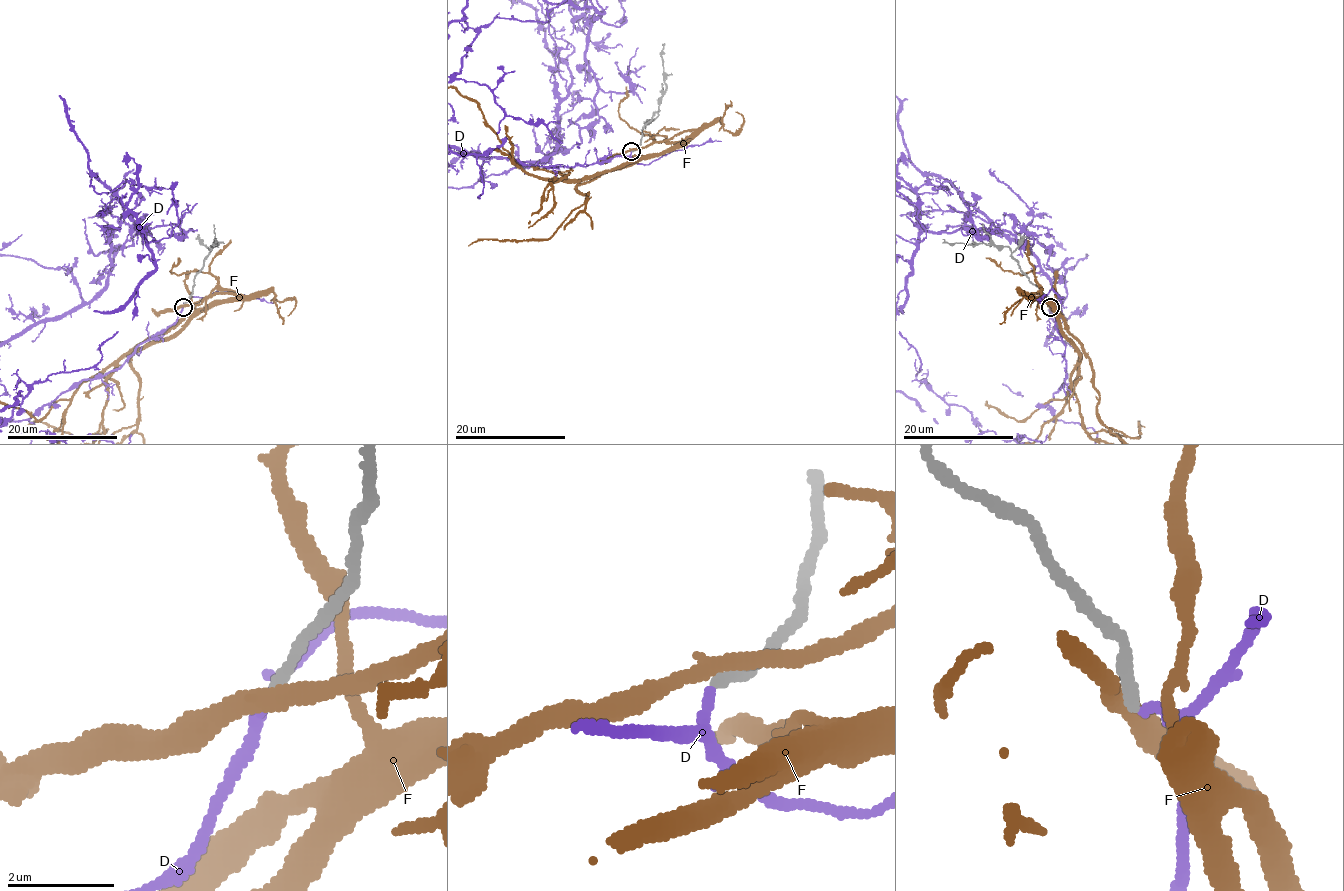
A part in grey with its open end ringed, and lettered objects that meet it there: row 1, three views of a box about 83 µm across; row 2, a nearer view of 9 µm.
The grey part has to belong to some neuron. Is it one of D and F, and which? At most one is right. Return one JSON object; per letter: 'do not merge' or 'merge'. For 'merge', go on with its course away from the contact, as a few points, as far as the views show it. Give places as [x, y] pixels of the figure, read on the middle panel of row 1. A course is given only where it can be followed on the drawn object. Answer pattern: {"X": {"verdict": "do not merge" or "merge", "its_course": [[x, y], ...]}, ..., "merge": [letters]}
{"D": {"verdict": "merge"}, "F": {"verdict": "do not merge"}, "merge": ["D"]}

